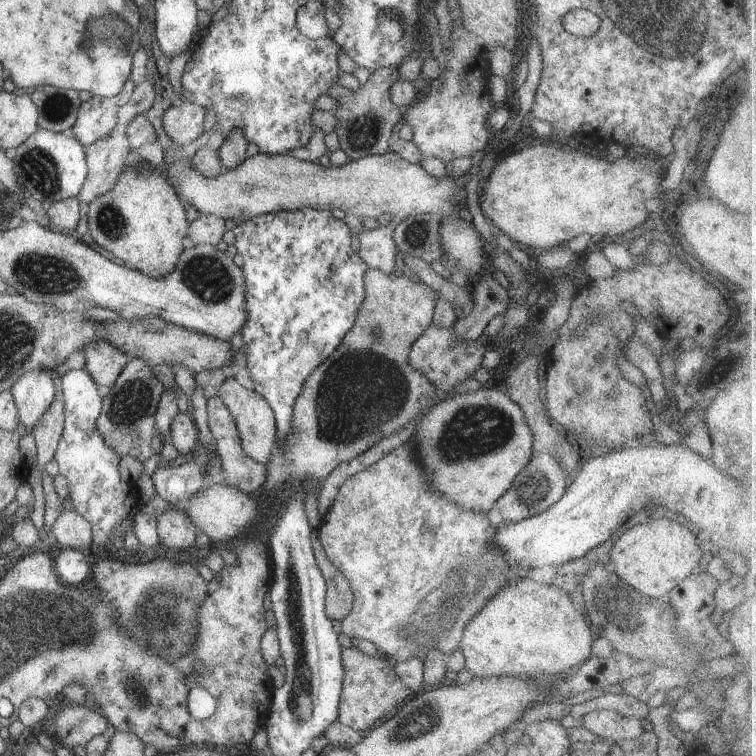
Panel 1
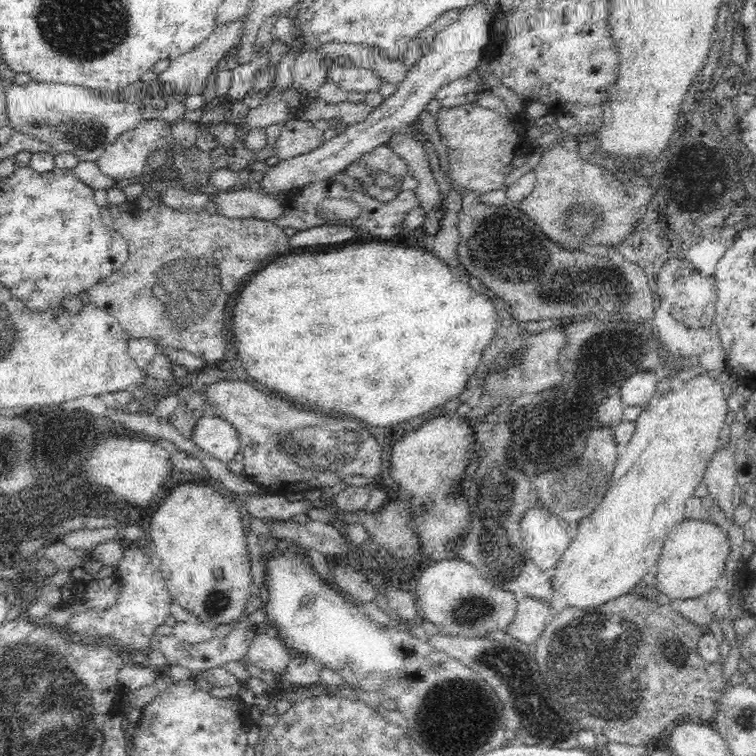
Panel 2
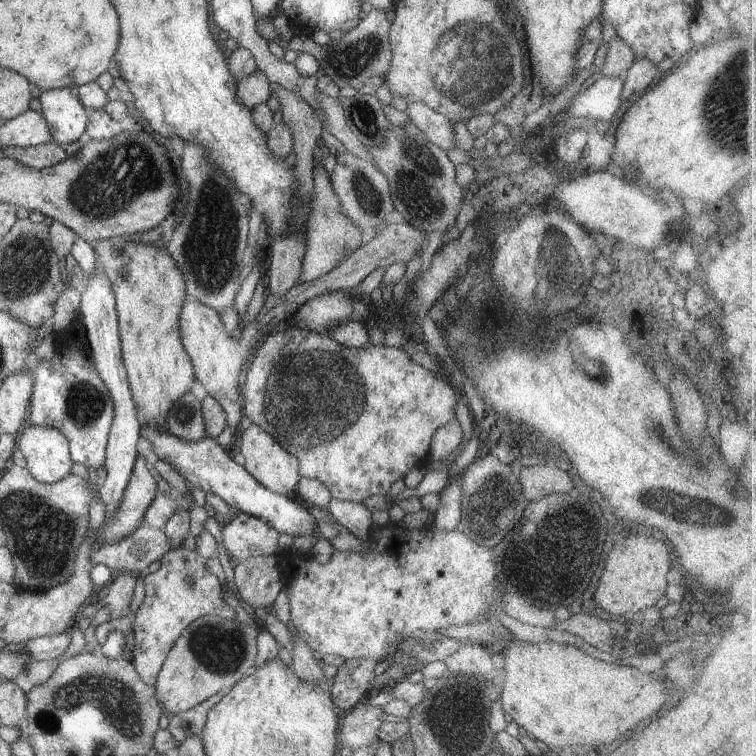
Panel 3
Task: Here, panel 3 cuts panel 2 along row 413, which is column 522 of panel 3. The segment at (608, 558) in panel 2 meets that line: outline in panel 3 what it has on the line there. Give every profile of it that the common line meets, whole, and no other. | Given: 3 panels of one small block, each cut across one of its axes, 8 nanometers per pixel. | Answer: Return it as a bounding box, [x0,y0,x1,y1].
[496,638,670,751]

